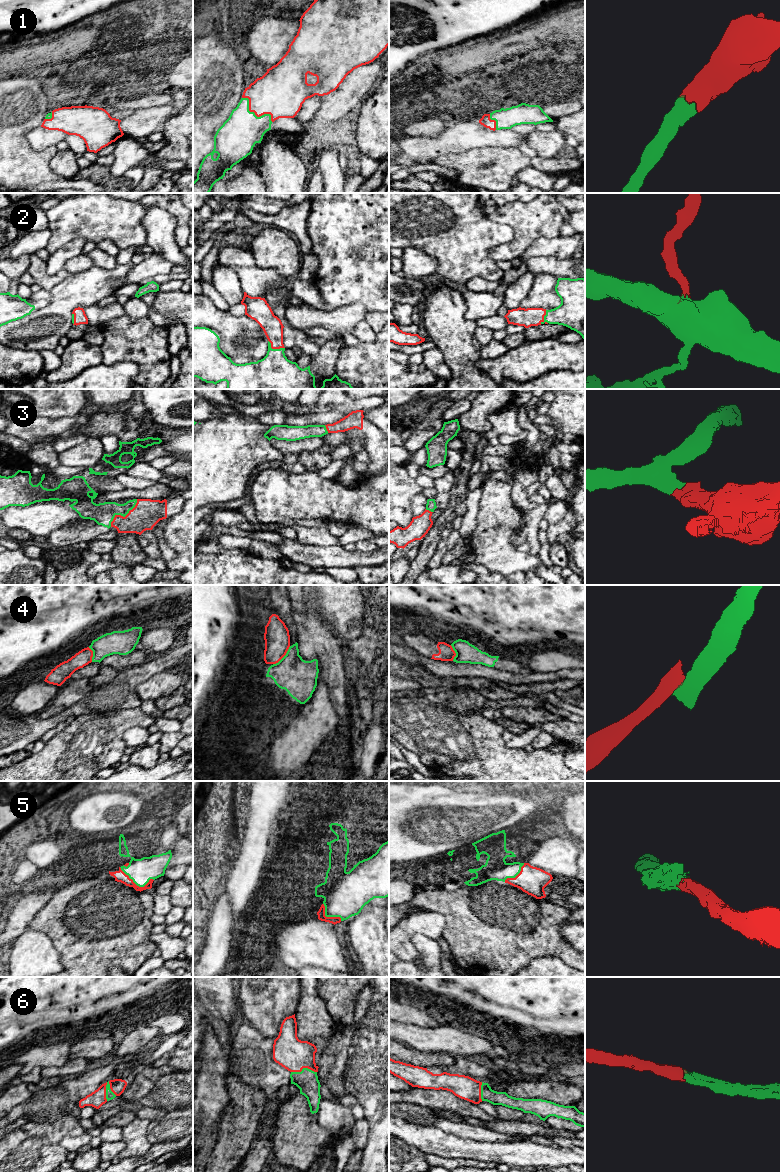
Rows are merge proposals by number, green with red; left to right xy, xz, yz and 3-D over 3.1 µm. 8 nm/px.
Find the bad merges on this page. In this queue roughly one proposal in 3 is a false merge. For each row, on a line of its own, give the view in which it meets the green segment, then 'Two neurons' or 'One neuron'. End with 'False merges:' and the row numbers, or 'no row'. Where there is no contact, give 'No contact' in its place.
1: Touches green in xz. One neuron
2: Touches green in xz. One neuron
3: Touches green in xy. One neuron
4: Touches green in xz. Two neurons
5: Touches green in xy. One neuron
6: Touches green in xy. One neuron
False merges: 4

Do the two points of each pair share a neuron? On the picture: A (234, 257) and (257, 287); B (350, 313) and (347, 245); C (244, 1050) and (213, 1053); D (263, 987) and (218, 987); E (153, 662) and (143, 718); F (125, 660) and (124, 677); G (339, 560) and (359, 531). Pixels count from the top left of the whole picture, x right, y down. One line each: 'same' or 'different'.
A: same
B: different
C: different
D: different
E: different
F: different
G: different

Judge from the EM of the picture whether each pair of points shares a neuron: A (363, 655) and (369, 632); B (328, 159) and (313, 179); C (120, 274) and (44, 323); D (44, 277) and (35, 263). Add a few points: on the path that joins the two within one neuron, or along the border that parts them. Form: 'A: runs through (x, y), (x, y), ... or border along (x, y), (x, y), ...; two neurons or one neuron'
A: runs through (365, 649), (369, 645), (369, 638); one neuron
B: border along (318, 169), (324, 182); two neurons
C: runs through (101, 277), (91, 286), (77, 290), (63, 304); one neuron
D: runs through (41, 274), (37, 270), (37, 266); one neuron

